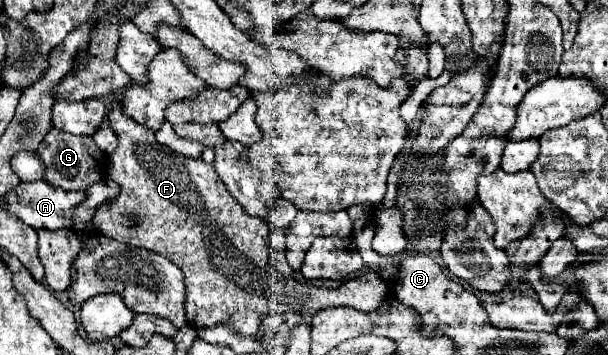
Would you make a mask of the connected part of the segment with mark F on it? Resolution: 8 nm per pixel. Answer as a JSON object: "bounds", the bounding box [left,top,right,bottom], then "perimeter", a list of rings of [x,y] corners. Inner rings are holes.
{"bounds":[93,101,387,335],"perimeter":[[[113,101],[107,119],[109,127],[115,131],[119,139],[117,151],[109,157],[107,173],[113,181],[121,185],[121,193],[113,201],[99,205],[99,215],[93,217],[93,225],[105,237],[111,237],[131,247],[145,247],[151,249],[153,253],[167,257],[185,273],[187,283],[185,311],[187,323],[193,329],[213,327],[215,323],[223,323],[223,319],[231,319],[231,327],[235,327],[235,331],[239,331],[241,335],[255,335],[253,329],[261,323],[263,315],[283,313],[289,311],[291,307],[301,307],[301,311],[309,313],[327,307],[355,307],[361,311],[373,311],[385,299],[387,281],[371,271],[351,277],[339,289],[319,289],[275,271],[267,261],[267,237],[269,237],[267,223],[243,211],[243,207],[231,197],[231,193],[227,191],[227,187],[223,185],[223,181],[219,179],[211,165],[207,165],[201,159],[187,159],[179,153],[173,153],[169,147],[159,145],[155,141],[155,135],[145,127],[139,127],[139,123],[135,123],[131,117],[127,117],[121,111],[121,103],[117,101]],[[131,217],[137,217],[135,227],[127,227]]]}

